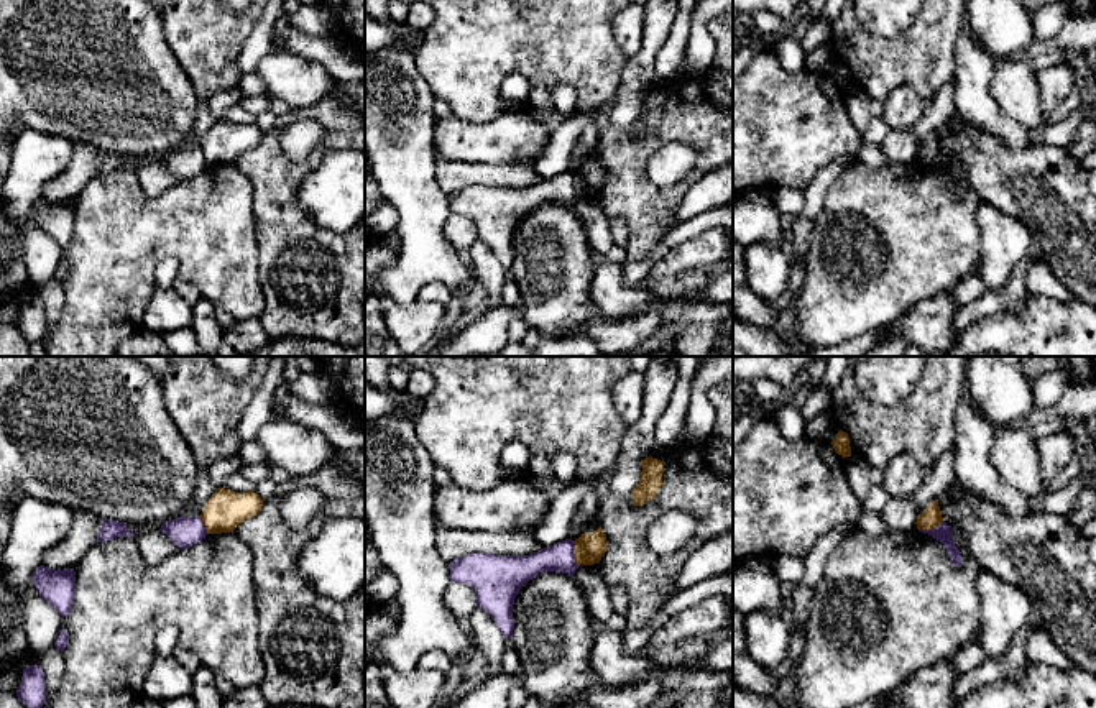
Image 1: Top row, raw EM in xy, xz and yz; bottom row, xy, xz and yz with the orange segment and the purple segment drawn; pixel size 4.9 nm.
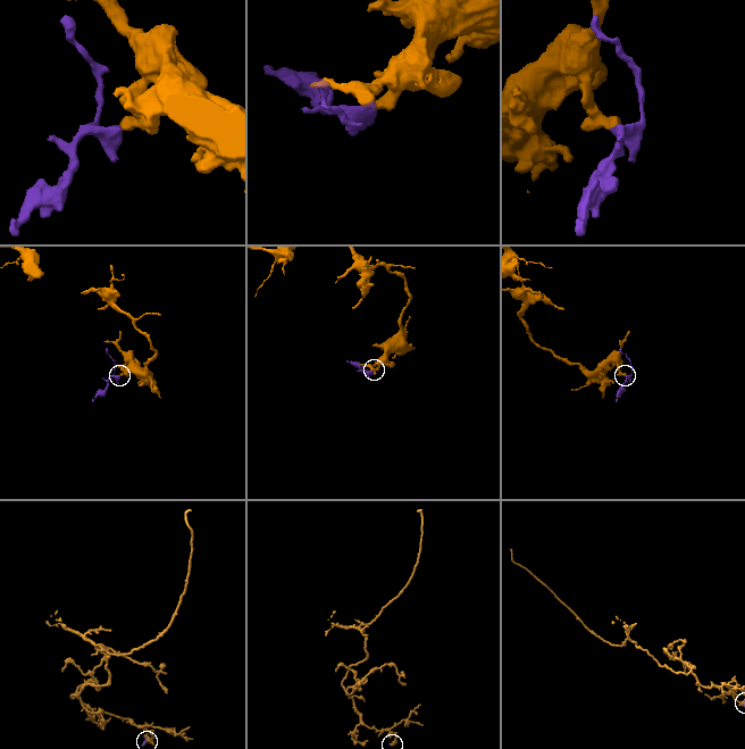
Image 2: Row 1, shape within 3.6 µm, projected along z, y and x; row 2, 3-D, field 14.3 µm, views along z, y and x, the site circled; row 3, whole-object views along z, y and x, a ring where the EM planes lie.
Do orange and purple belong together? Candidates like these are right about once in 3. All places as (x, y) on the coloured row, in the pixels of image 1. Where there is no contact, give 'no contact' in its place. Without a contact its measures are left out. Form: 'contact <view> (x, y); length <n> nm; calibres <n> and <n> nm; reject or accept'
contact xz (574, 554); length 130 nm; calibres 150 and 140 nm; reject

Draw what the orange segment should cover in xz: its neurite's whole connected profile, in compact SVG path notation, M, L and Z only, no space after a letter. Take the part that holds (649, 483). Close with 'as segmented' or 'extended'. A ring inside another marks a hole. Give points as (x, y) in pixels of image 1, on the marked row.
M652 457L641 460L642 471L638 486L633 490L633 504L641 506L652 499L662 486L662 462Z; as segmented

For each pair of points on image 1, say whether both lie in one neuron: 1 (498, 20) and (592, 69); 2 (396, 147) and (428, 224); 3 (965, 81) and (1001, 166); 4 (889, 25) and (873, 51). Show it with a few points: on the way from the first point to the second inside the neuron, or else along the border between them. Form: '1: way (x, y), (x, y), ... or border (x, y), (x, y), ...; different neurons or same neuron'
1: way (521, 20), (526, 23), (546, 23), (569, 46); same neuron
2: way (403, 166), (405, 176), (421, 204); same neuron
3: border (955, 114), (1009, 147), (1024, 148); different neurons
4: border (917, 17), (891, 36), (876, 36), (855, 18); different neurons

